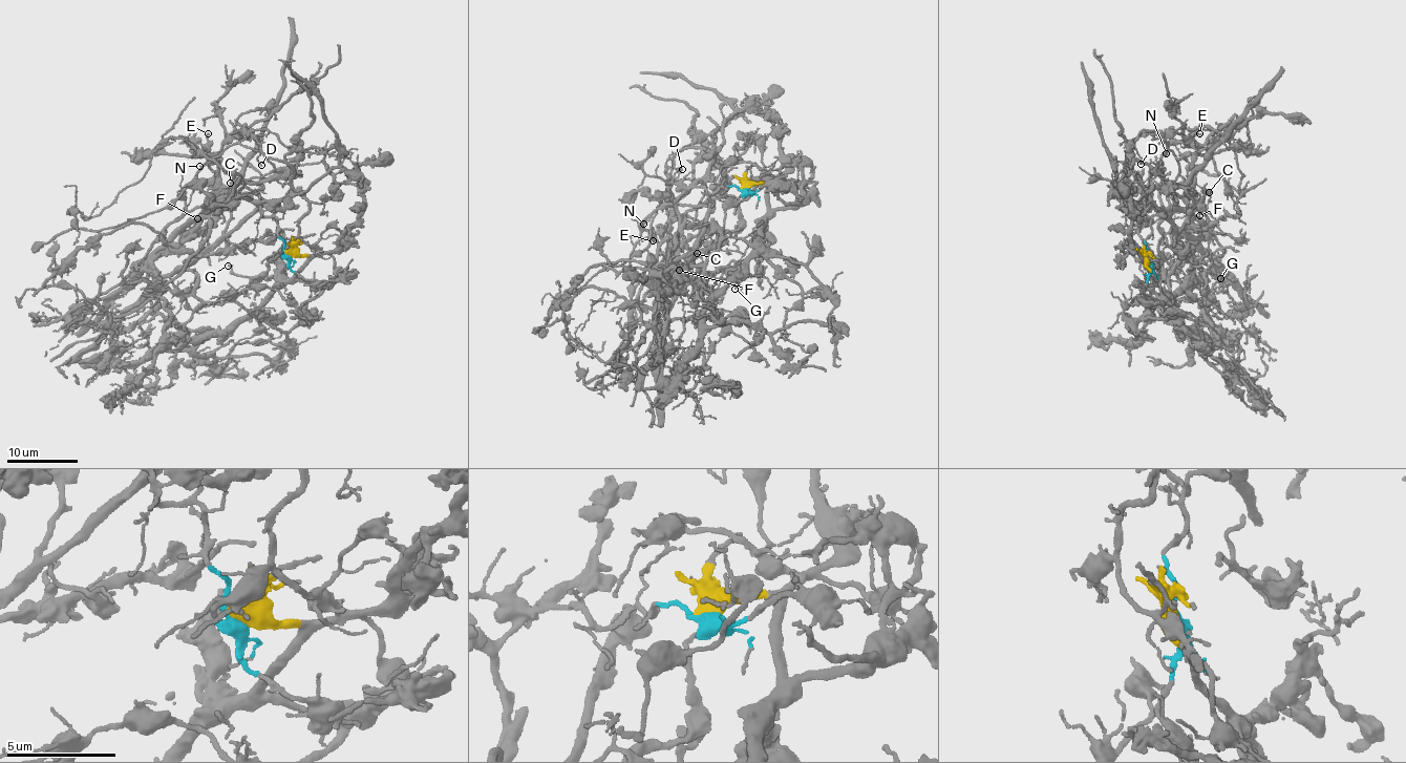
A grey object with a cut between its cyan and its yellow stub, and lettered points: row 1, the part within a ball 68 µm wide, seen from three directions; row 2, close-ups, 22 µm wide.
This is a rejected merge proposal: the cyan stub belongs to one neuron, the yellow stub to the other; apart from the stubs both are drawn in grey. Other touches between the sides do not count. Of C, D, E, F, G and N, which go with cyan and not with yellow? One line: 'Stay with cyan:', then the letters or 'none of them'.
Stay with cyan: C, D, E, F, N

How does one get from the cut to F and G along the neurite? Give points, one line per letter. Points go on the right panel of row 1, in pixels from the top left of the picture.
F: (1147, 261), (1146, 240), (1151, 233), (1152, 217), (1164, 210), (1175, 231), (1201, 208), (1199, 215)
G: (1147, 261), (1147, 269), (1170, 294), (1181, 293), (1192, 279), (1200, 289), (1212, 293), (1220, 277)

